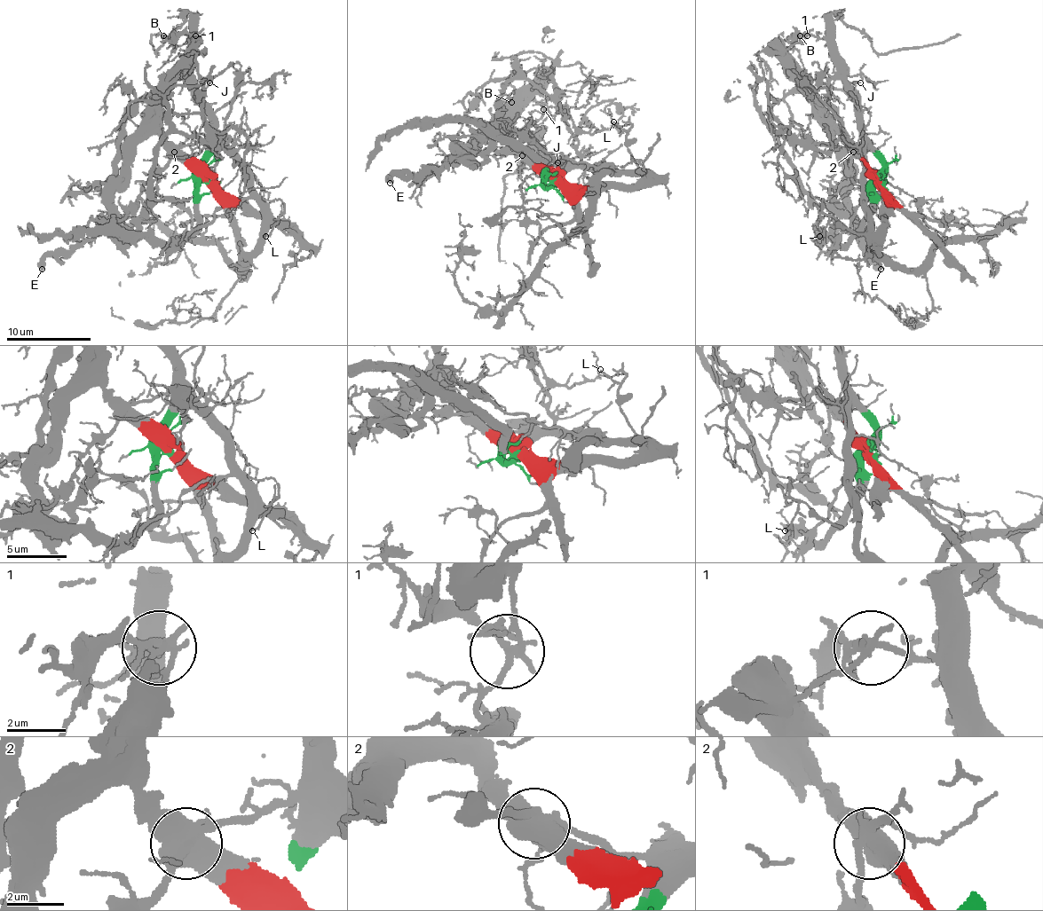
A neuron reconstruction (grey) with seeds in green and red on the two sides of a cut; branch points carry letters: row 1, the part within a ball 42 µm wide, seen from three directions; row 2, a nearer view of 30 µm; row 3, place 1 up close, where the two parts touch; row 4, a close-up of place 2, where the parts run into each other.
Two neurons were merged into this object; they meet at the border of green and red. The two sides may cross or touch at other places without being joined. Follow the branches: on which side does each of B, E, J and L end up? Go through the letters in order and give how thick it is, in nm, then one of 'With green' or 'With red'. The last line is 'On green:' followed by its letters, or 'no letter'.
B: Thickness 140 nm. With green
E: Thickness 500 nm. With red
J: Thickness 130 nm. With green
L: Thickness 160 nm. With green
On green: B, J, L

